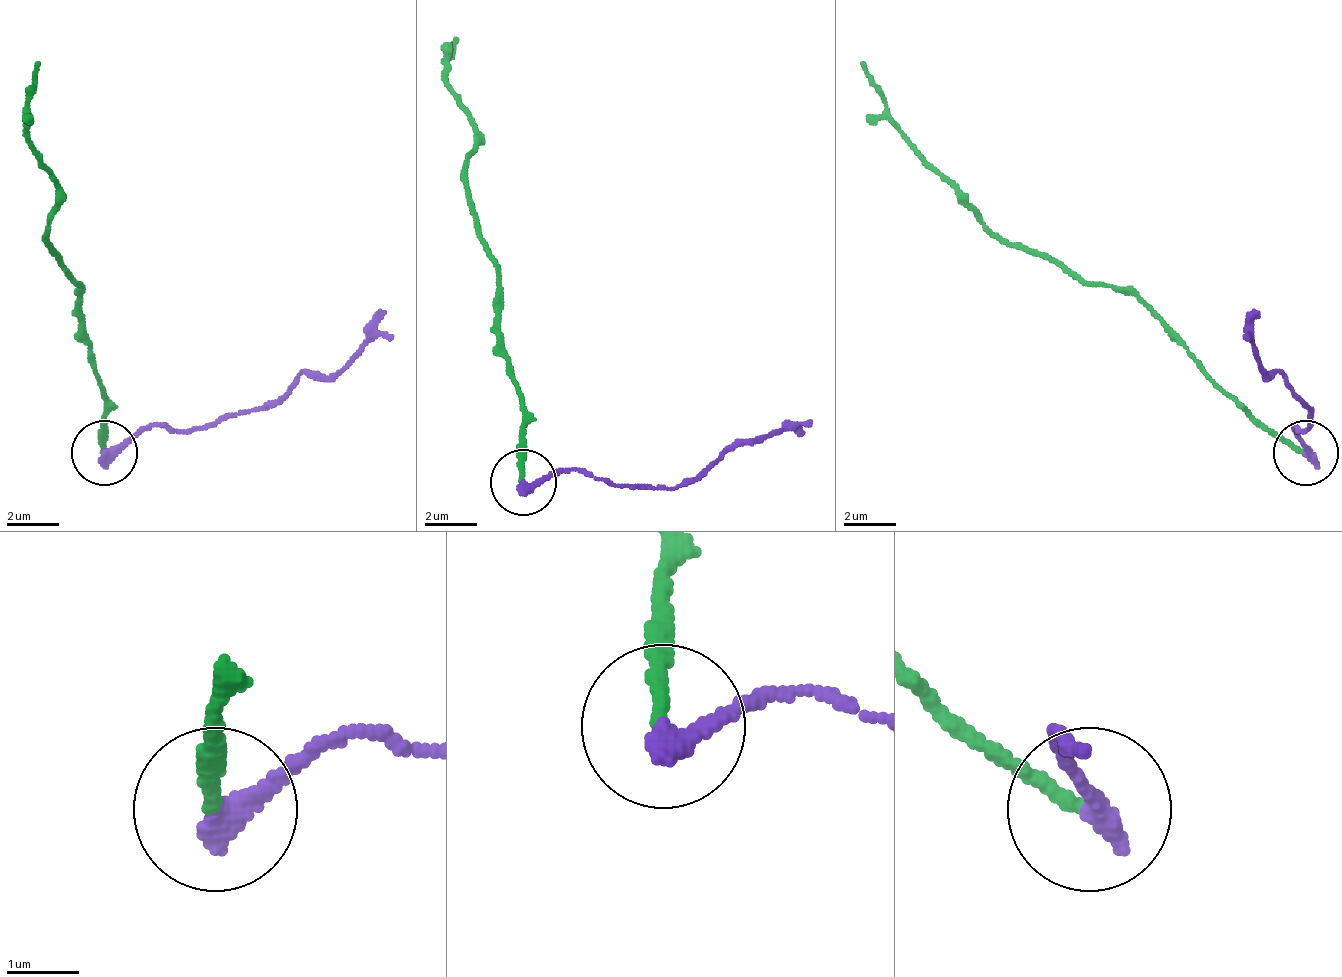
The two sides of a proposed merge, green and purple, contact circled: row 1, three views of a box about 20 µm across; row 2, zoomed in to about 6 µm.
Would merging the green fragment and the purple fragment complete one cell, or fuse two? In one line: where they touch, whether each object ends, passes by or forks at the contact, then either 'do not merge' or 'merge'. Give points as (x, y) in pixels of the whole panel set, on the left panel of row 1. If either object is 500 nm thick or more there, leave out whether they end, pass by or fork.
at (104, 452); green ends there; purple ends there; do not merge

